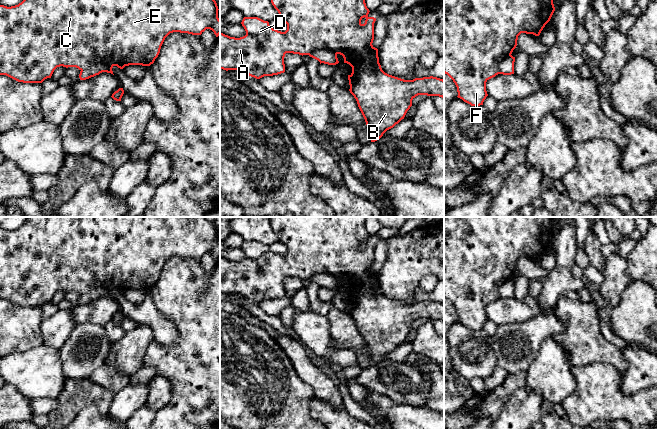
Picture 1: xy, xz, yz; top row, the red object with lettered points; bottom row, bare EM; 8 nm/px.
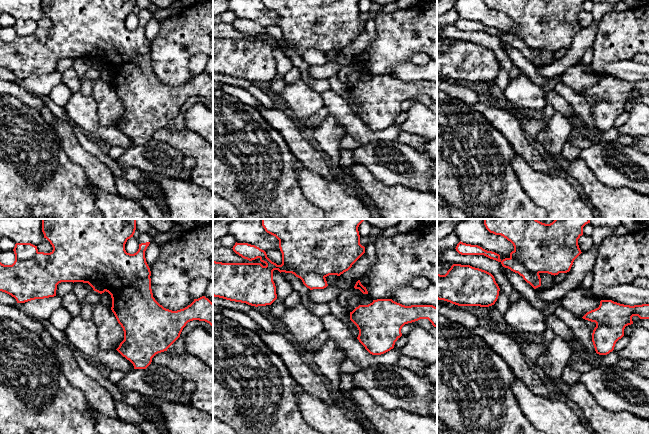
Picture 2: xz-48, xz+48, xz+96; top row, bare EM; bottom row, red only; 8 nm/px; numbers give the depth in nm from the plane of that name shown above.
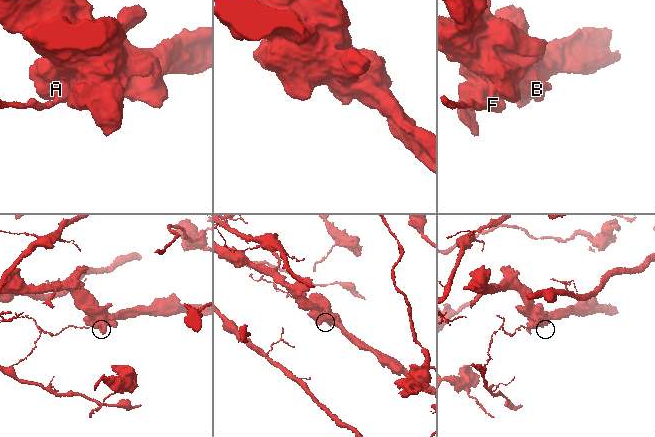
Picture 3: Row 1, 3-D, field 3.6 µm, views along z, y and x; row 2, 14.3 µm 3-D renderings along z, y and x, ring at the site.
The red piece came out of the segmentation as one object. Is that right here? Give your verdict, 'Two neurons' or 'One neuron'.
Two neurons

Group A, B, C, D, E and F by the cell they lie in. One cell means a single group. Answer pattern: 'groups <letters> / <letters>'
groups A B C E F / D

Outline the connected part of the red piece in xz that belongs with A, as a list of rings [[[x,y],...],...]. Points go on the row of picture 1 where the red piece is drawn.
[[[271,0],[272,5],[278,11],[280,18],[287,24],[287,30],[285,32],[278,31],[273,29],[272,27],[268,27],[263,32],[257,35],[246,34],[243,37],[235,38],[225,35],[220,32],[220,69],[223,70],[239,70],[244,75],[249,75],[256,79],[260,79],[264,76],[273,76],[278,75],[285,72],[285,64],[284,57],[286,53],[293,53],[299,55],[311,55],[316,50],[327,49],[336,54],[340,54],[344,58],[344,63],[349,64],[352,67],[352,73],[348,75],[349,85],[350,85],[350,93],[354,96],[357,101],[358,107],[365,119],[366,125],[370,129],[370,140],[371,142],[375,142],[380,139],[383,134],[393,128],[396,124],[398,124],[402,119],[404,119],[407,111],[412,106],[412,100],[418,95],[427,95],[427,96],[439,96],[444,99],[444,80],[437,77],[423,77],[423,78],[415,78],[413,80],[404,80],[392,75],[385,73],[381,65],[379,63],[378,57],[378,49],[375,48],[372,43],[374,40],[374,23],[376,18],[369,17],[369,9],[366,6],[365,0]]]

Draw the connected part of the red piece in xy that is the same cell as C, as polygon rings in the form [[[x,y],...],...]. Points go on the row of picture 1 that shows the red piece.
[[[23,0],[15,6],[0,5],[0,75],[6,75],[18,82],[42,83],[51,78],[57,67],[76,67],[79,70],[88,69],[93,63],[103,62],[103,72],[113,74],[112,68],[117,66],[123,69],[129,65],[150,66],[160,53],[165,38],[173,32],[201,35],[206,29],[220,35],[220,19],[218,6],[215,0]]]

